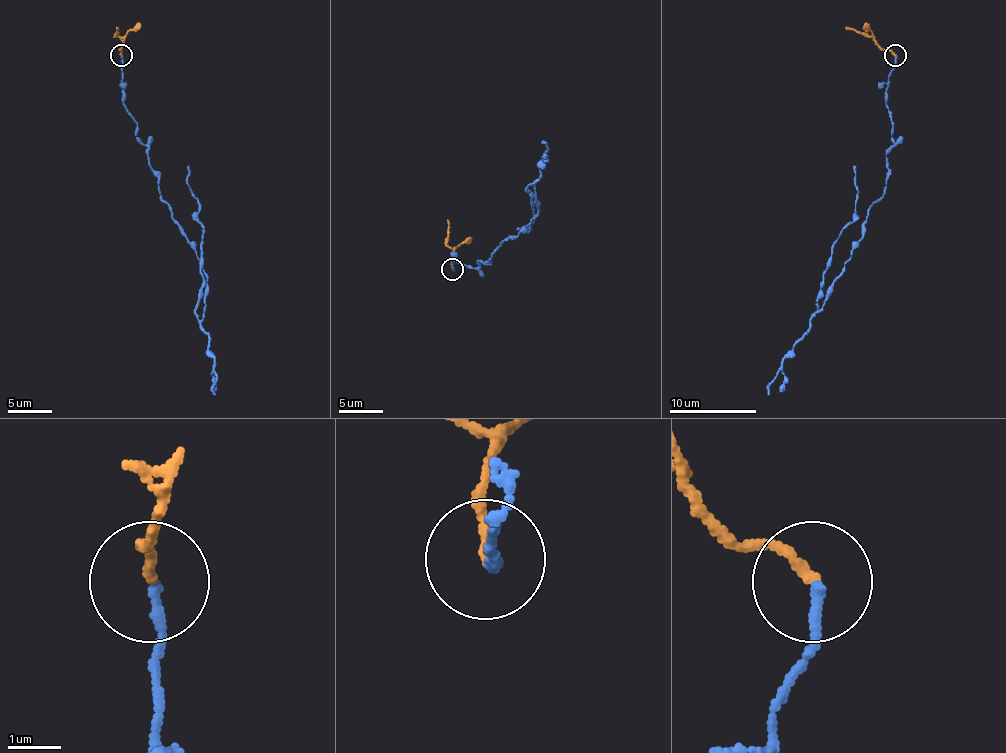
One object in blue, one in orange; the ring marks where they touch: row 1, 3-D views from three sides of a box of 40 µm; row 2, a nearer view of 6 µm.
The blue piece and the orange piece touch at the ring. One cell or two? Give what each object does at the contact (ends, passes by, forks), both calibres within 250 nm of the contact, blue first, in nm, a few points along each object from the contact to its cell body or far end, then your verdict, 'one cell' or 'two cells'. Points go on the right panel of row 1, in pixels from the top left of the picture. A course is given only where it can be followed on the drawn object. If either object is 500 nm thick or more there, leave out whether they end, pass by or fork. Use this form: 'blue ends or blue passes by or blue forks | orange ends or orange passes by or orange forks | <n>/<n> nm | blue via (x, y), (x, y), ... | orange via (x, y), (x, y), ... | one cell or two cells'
blue ends | orange ends | 200/190 nm | blue via (894, 55), (885, 193), (811, 320), (831, 247), (855, 217), (853, 166) | orange via (894, 55), (883, 50), (872, 37), (846, 26) | two cells

